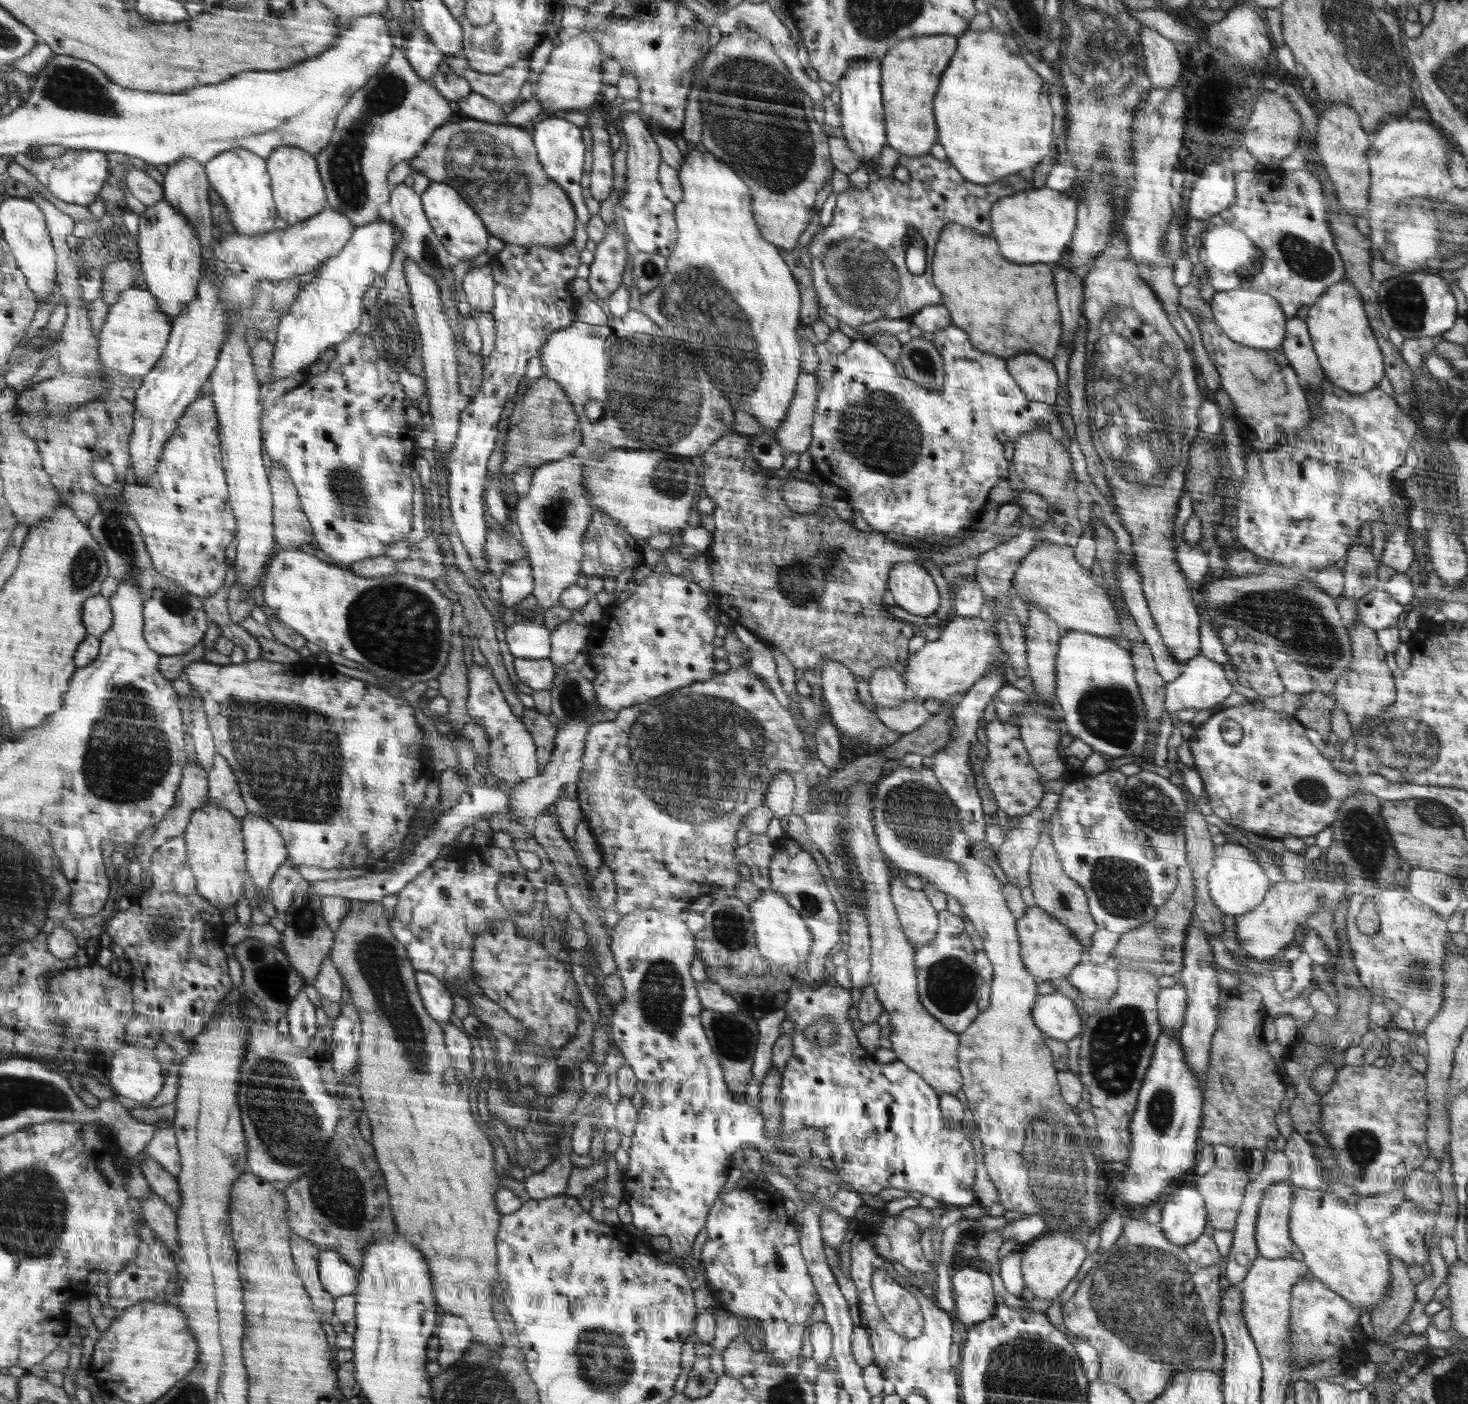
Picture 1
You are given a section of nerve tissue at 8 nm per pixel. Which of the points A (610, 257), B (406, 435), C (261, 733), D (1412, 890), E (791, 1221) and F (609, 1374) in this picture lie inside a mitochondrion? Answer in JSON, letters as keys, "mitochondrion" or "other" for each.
{"A":"other","B":"other","C":"mitochondrion","D":"other","E":"other","F":"mitochondrion"}

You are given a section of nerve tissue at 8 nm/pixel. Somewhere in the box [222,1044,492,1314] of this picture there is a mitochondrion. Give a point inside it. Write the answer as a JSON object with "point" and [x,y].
{"point":[291,1133]}

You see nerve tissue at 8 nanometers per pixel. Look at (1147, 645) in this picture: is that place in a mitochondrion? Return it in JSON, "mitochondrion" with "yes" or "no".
{"mitochondrion":"no"}

